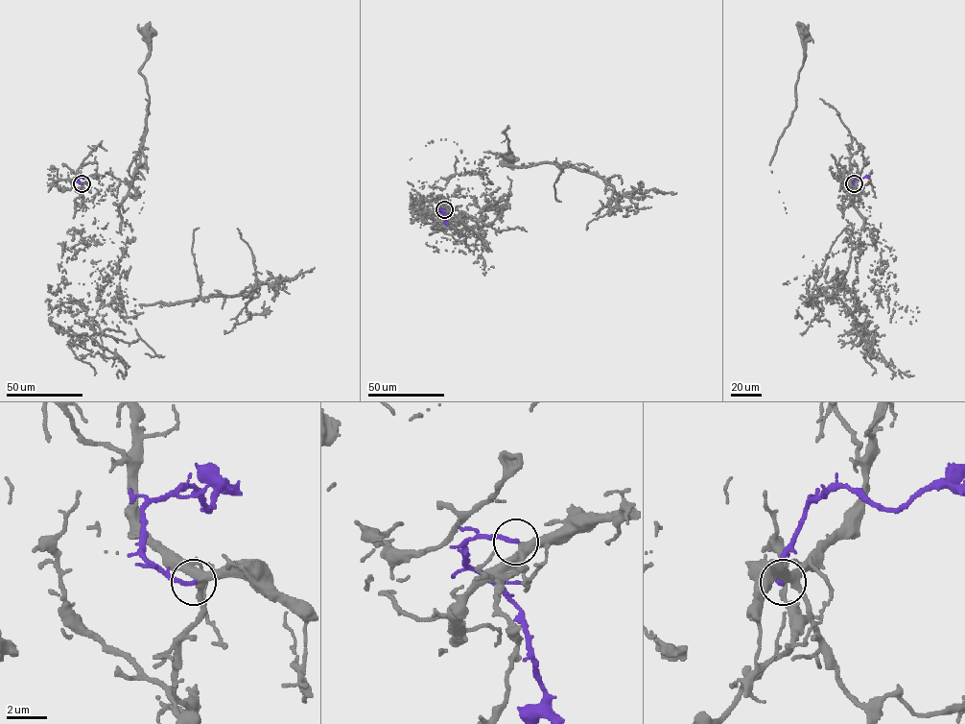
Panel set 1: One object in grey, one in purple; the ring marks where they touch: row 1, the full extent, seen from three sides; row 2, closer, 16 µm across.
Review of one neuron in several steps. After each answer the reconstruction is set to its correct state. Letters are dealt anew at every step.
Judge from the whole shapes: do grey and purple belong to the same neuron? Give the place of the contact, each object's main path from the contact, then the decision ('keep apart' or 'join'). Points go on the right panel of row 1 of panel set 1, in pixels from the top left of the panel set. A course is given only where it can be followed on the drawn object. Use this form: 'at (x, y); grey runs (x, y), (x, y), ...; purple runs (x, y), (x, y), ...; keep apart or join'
at (854, 183); grey runs (854, 183), (856, 193), (846, 194), (853, 205), (851, 136), (837, 111), (821, 99), (796, 99), (805, 34); purple runs (854, 183), (859, 177), (869, 178); join

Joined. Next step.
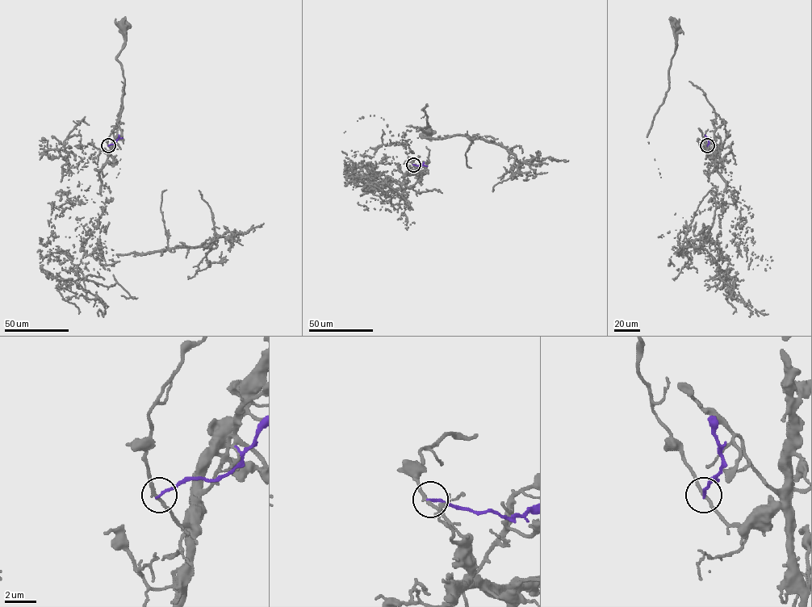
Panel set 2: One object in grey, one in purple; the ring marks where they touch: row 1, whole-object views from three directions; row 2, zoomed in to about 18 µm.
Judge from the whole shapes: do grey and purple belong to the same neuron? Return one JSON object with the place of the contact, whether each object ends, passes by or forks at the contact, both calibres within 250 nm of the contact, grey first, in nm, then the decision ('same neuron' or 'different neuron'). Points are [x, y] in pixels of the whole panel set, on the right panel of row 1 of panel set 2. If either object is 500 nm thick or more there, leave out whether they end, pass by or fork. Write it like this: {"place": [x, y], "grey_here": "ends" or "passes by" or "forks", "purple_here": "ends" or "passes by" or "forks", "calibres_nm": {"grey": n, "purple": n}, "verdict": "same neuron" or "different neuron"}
{"place": [707, 145], "grey_here": "passes by", "purple_here": "ends", "calibres_nm": {"grey": 200, "purple": 180}, "verdict": "different neuron"}

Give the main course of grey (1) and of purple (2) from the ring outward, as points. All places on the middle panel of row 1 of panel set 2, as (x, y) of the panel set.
1: (412, 165), (416, 171), (425, 170), (429, 161), (429, 150), (426, 147), (429, 126), (421, 128), (427, 133)
2: (412, 165), (420, 165), (423, 162)

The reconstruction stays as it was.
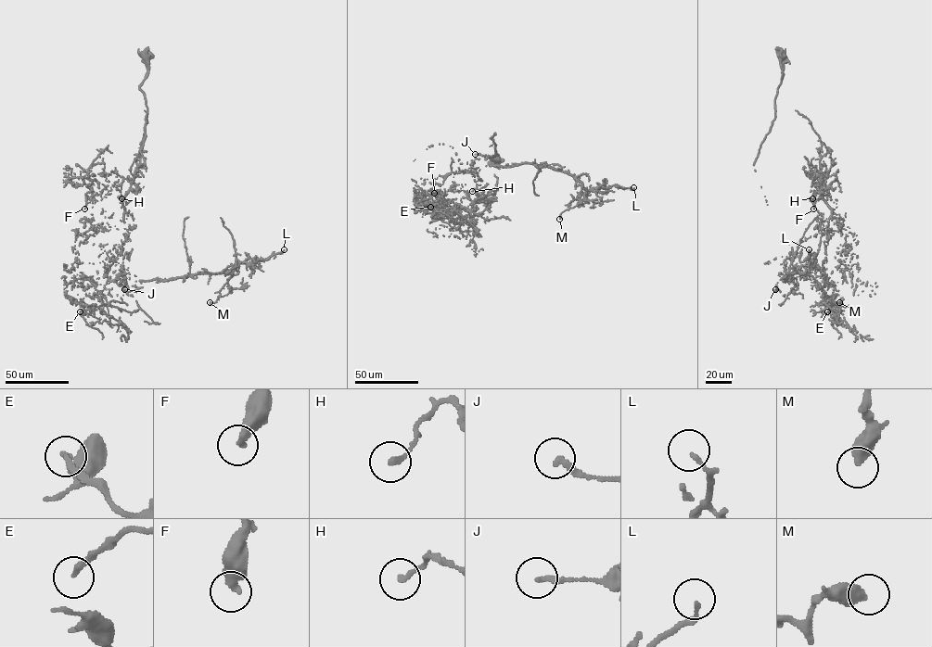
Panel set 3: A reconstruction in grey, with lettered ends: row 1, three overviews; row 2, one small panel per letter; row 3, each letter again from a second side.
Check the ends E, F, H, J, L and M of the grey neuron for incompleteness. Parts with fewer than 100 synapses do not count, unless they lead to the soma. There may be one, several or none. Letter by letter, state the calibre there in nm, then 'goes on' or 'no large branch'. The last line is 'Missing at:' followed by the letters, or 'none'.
E: 150 nm | no large branch
F: 400 nm | no large branch
H: 180 nm | no large branch
J: 240 nm | no large branch
L: 140 nm | no large branch
M: 480 nm | no large branch
Missing at: none

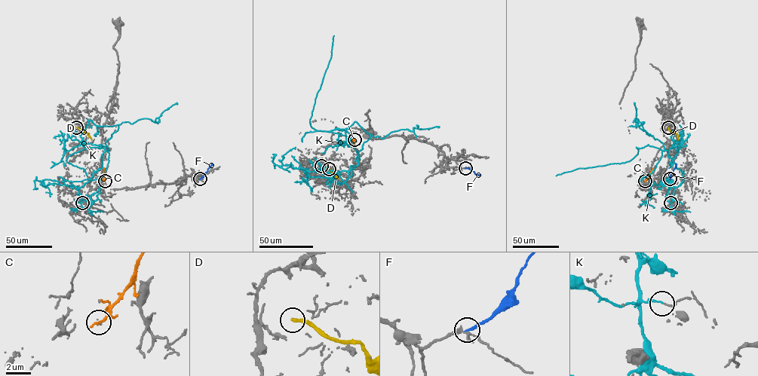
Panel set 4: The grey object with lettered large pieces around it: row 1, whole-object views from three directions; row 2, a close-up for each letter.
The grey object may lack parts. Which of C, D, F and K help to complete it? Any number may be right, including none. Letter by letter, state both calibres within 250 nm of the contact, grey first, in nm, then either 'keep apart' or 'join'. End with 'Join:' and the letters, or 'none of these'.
C: calibres 70 and 240 nm; keep apart
D: calibres 40 and 240 nm; keep apart
F: calibres 200 and 200 nm; keep apart
K: calibres 70 and 120 nm; keep apart
Join: none of these

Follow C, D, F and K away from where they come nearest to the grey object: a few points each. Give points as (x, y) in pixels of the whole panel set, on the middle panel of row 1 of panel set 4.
C: (354, 139), (353, 148)
D: (321, 166), (327, 166), (339, 178)
F: (465, 168), (480, 175)
K: (329, 169), (326, 175), (342, 183), (359, 158), (345, 129), (317, 130), (310, 123), (334, 35)

